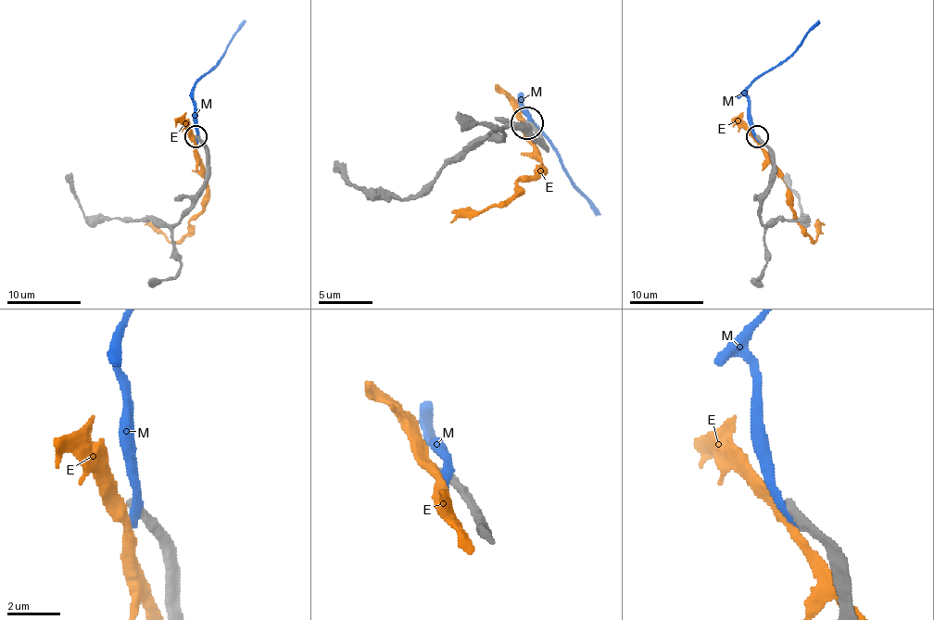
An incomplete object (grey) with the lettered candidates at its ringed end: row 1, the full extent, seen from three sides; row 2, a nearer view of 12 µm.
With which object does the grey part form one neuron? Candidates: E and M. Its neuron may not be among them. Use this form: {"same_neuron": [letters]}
{"same_neuron": []}

